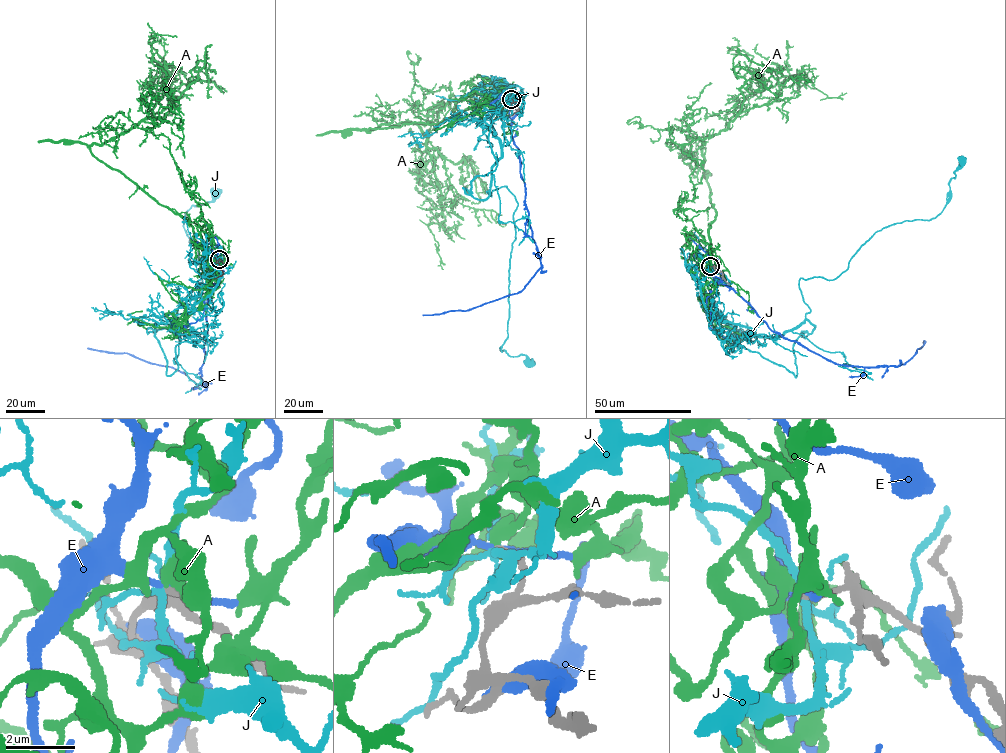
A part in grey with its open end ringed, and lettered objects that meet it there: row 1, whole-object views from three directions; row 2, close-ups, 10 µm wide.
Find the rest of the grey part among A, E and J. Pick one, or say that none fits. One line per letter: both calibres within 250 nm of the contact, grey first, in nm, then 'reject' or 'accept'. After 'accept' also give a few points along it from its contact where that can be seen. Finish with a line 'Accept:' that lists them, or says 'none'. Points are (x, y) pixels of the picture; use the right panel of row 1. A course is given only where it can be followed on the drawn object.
A: 200 nm thick on the grey side, 300 nm on the other; accept; it runs (710, 266), (708, 230), (716, 214), (703, 139), (727, 128), (747, 96), (784, 75), (828, 97), (846, 93)
E: 220 nm thick on the grey side, 120 nm on the other; reject
J: 200 nm thick on the grey side, 200 nm on the other; reject
Accept: A

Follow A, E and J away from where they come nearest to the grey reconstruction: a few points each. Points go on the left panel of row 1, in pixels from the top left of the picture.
A: (219, 259), (206, 255), (185, 220), (88, 147), (151, 118), (167, 72), (164, 82), (150, 82), (157, 98)
E: (219, 259), (212, 262), (205, 319), (207, 327), (200, 378), (206, 387), (173, 368), (127, 353), (87, 348)
J: (219, 259), (228, 271), (193, 306), (183, 335), (173, 315), (207, 285), (201, 289), (183, 218), (218, 193)

